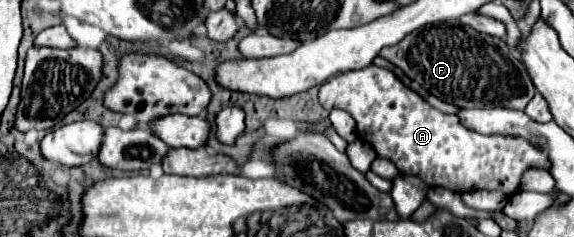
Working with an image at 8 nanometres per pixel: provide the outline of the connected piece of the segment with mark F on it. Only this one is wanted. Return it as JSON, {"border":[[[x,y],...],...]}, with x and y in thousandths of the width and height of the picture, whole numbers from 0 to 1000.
{"border":[[[793,93],[744,101],[709,143],[695,186],[660,219],[761,414],[800,456],[883,447],[911,464],[932,397],[918,287],[887,211],[883,177]]]}

